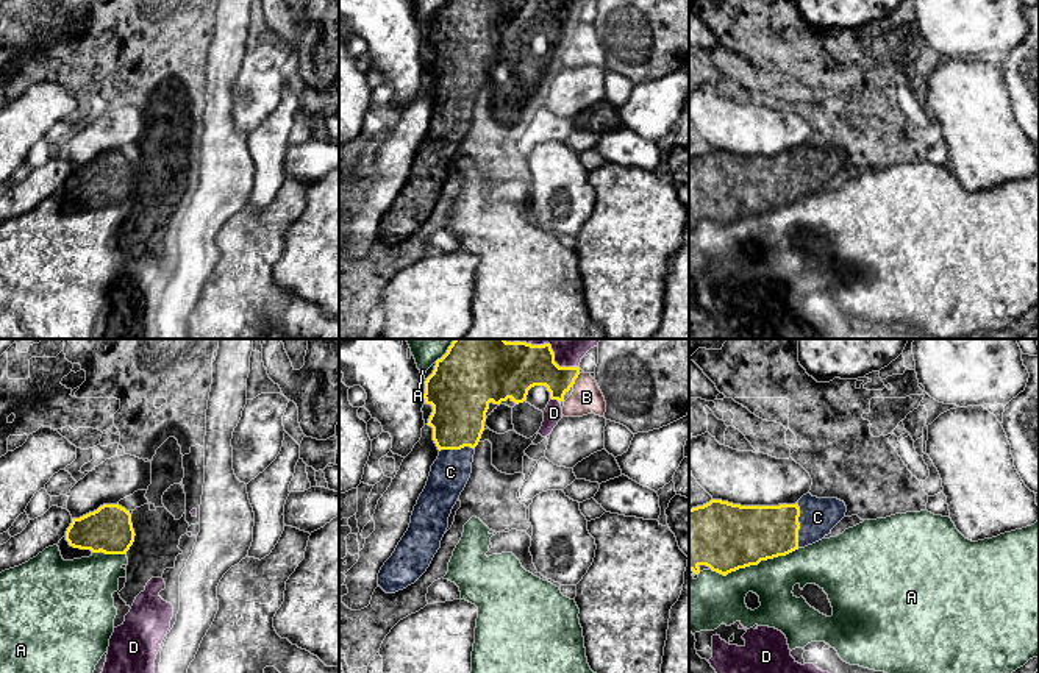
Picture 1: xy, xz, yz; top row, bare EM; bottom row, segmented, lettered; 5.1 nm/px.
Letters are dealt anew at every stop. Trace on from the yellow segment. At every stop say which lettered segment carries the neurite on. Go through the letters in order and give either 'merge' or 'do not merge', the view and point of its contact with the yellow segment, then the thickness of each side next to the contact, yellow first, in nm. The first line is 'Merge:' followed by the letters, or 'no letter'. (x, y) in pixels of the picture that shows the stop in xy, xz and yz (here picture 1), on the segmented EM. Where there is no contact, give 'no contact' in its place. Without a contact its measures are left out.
Merge: C
A: do not merge | yz (755, 564) | 360/240 nm
B: do not merge | xz (575, 378) | 220/160 nm
C: merge | yz (799, 525) | 280/190 nm
D: do not merge | xz (547, 344) | 280/220 nm

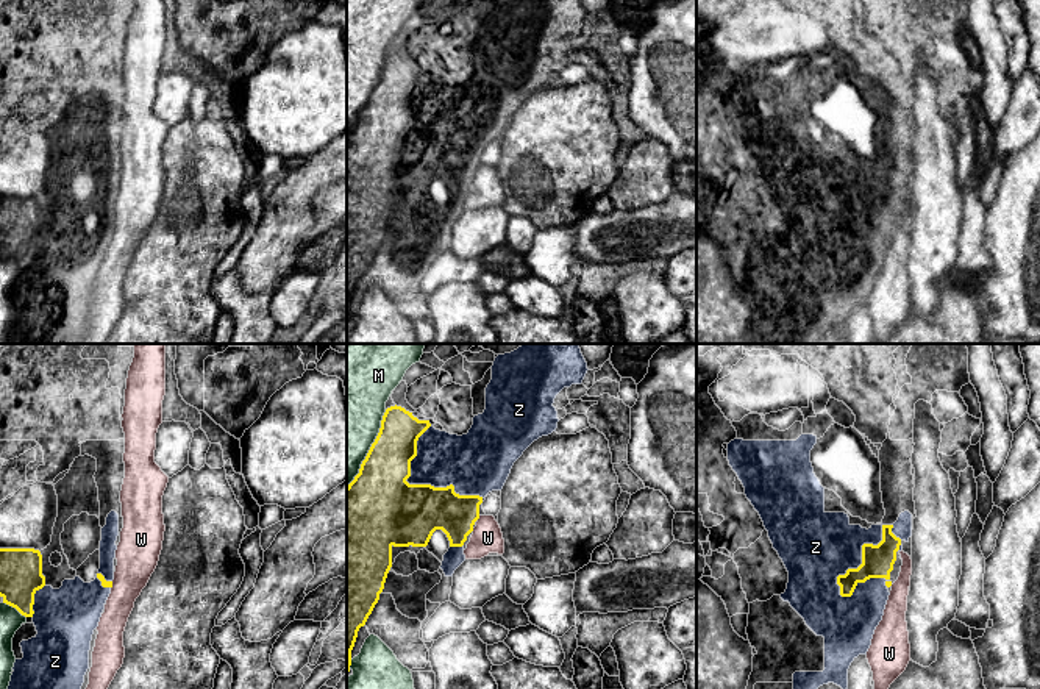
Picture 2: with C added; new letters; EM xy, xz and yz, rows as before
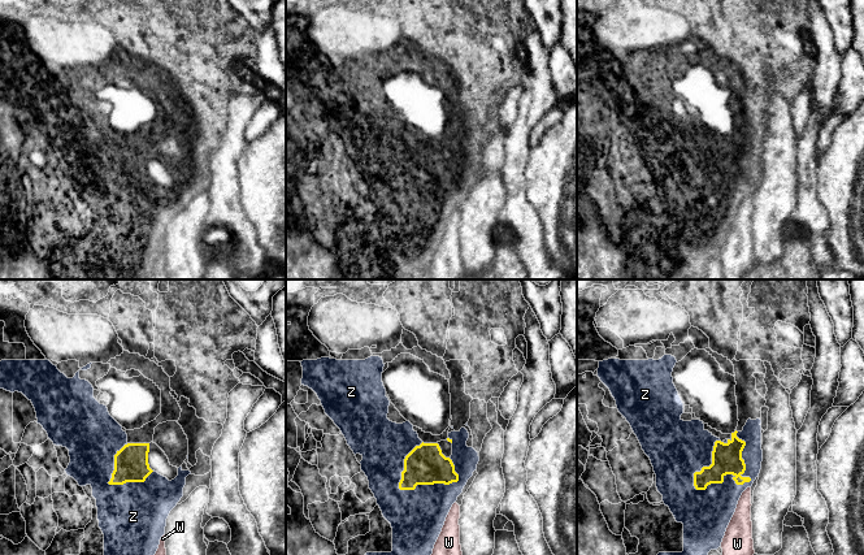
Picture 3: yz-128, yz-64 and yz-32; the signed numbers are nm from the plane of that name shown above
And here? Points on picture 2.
Merge: no letter
M: do not merge | xz (370, 449) | 320/380 nm
W: do not merge | xz (478, 517) | 220/160 nm
Z: do not merge | yz (862, 560) | 160/380 nm

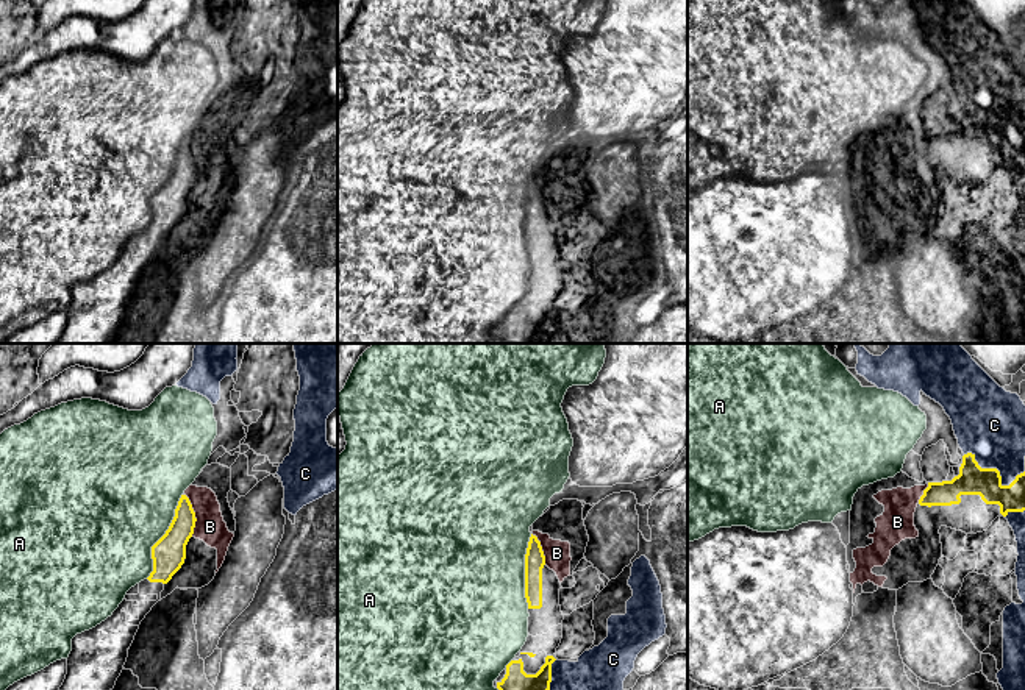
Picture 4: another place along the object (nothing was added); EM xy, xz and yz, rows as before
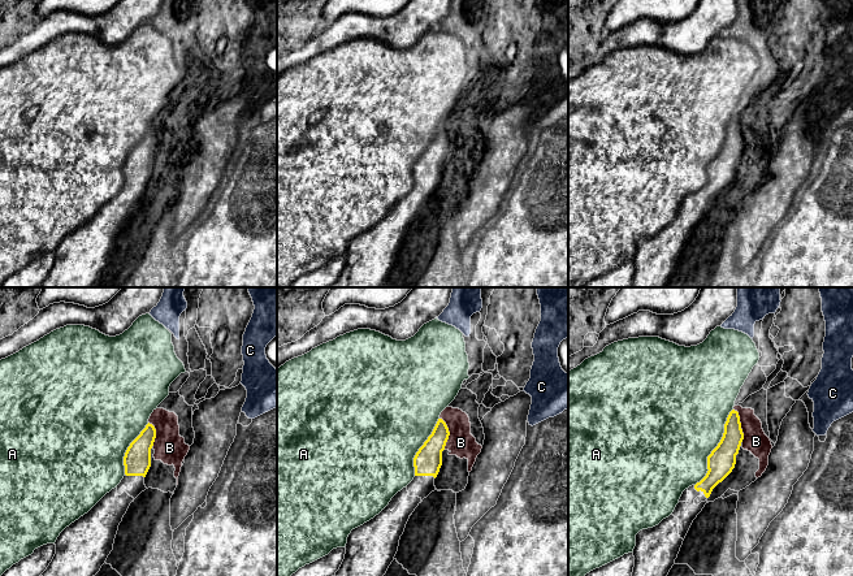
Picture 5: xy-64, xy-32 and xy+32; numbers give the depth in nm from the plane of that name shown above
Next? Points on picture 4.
Merge: no letter
A: do not merge | xy (163, 536) | 170/500 nm
B: do not merge | xy (194, 515) | 170/160 nm
C: do not merge | yz (997, 470) | 160/360 nm

